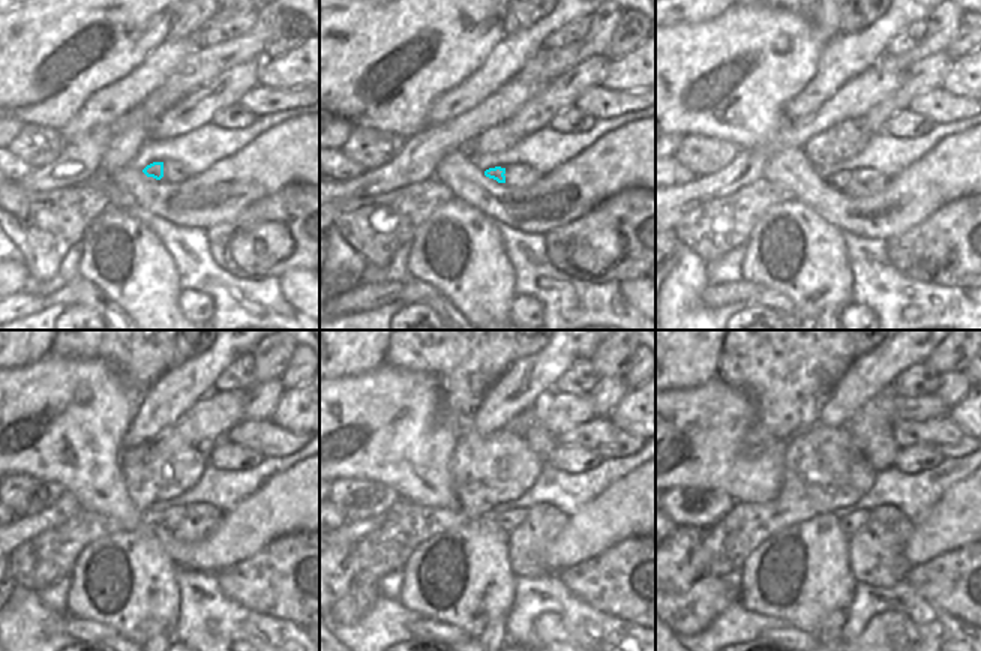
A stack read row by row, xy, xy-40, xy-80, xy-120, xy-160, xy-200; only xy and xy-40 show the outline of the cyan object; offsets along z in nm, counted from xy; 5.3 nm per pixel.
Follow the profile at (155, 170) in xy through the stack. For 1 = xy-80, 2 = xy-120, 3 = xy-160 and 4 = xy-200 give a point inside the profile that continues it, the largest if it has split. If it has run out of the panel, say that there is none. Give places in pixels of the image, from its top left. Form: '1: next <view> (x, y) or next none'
1: next xy-80 (840, 180)
2: next xy-120 (170, 518)
3: next xy-160 (510, 519)
4: next xy-200 (851, 524)

